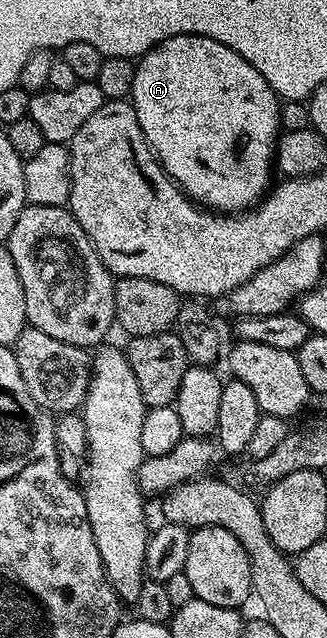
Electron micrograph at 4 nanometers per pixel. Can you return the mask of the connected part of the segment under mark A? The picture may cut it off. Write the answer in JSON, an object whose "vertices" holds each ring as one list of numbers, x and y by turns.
{"vertices":[[174,36,169,38,150,48,145,55,138,57,129,103,135,107,137,122,141,126,141,134,145,134,149,146,155,151,155,157,158,158,160,166,171,175,172,180,179,185,179,189,191,197,196,204,220,214,238,214,247,211,248,208,255,207,267,195,273,184,271,172,273,173,275,146,281,135,279,126,281,100,271,89,269,82,265,82,265,78,261,78,261,74,257,74,257,70,253,70,253,66,249,66,249,62,245,62,245,58,241,58,241,54,229,50,229,46,225,46,213,38,205,38,204,36]]}

